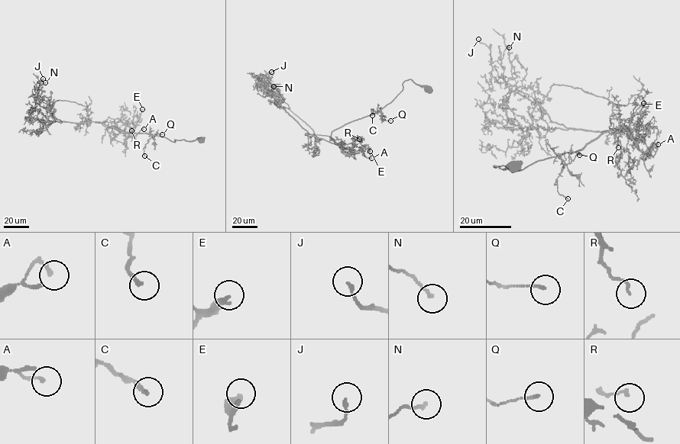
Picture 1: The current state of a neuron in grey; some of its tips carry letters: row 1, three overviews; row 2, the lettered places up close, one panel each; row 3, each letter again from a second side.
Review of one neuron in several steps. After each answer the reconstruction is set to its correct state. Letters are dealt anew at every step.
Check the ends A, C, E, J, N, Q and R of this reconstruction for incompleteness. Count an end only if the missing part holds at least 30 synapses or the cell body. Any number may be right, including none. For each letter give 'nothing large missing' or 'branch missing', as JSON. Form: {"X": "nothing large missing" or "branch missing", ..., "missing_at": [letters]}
{"A": "nothing large missing", "C": "nothing large missing", "E": "nothing large missing", "J": "nothing large missing", "N": "nothing large missing", "Q": "nothing large missing", "R": "nothing large missing", "missing_at": []}

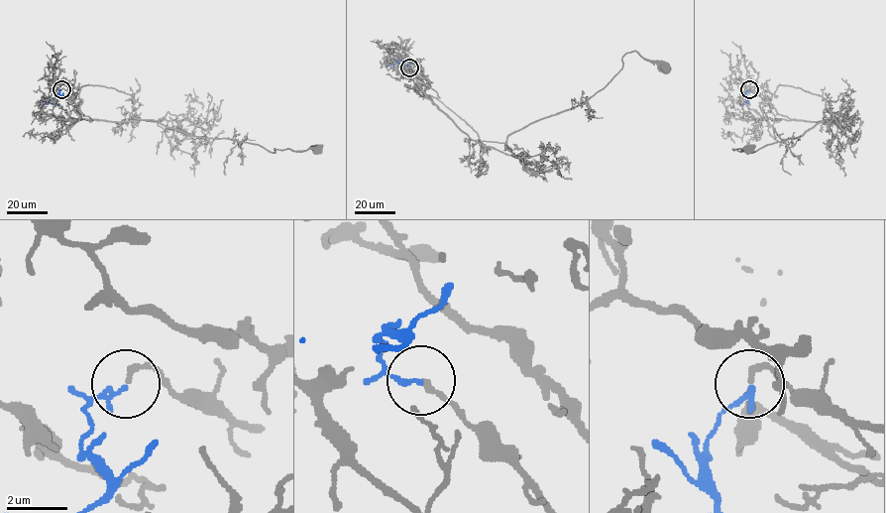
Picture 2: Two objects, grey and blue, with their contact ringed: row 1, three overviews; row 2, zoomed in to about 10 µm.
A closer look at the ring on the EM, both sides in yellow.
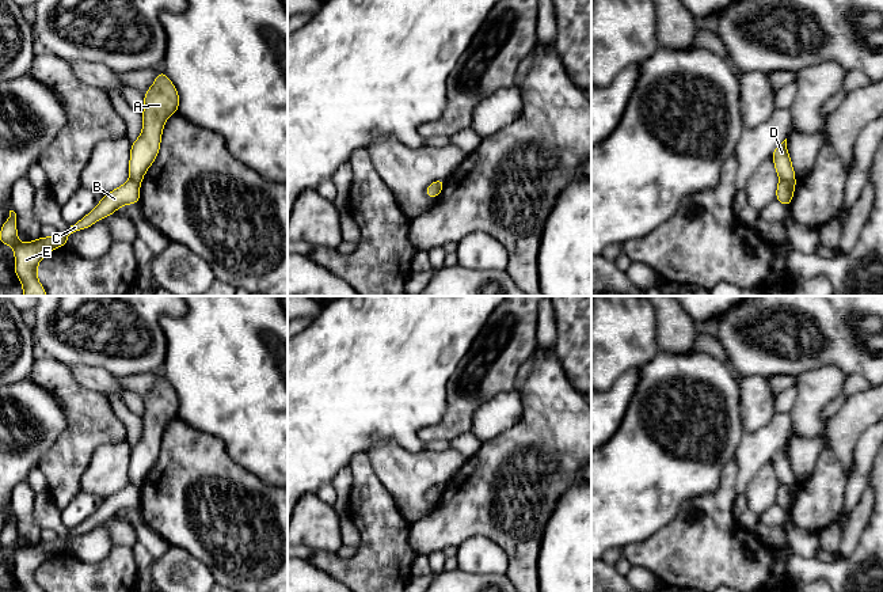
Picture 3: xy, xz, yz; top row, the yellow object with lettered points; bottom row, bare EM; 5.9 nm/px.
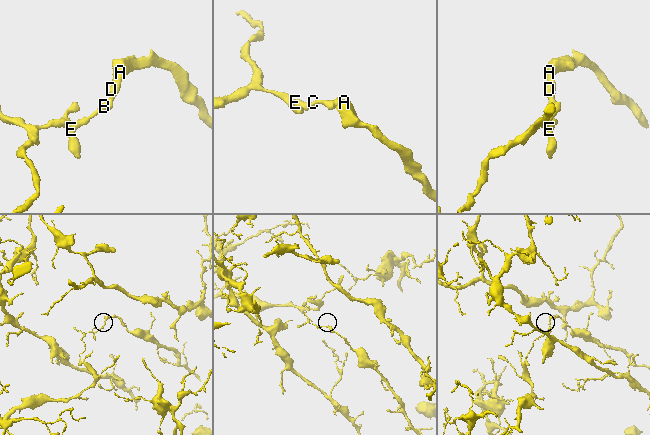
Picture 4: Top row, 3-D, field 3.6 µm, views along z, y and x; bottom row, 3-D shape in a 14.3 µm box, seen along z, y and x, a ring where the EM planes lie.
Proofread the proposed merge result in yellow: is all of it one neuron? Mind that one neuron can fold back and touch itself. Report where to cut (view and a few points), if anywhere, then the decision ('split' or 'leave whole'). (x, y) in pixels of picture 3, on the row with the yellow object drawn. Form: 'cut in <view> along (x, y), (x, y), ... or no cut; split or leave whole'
cut in yz along (794, 178), (780, 181); split

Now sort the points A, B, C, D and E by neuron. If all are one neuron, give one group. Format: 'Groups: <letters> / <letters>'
Groups: A D / B C E

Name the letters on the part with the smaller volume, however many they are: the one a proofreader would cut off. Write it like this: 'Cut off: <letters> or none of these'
Cut off: B, C, E

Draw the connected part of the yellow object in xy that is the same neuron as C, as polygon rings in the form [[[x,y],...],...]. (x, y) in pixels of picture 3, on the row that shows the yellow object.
[[[130,179],[118,189],[104,194],[95,209],[85,215],[80,221],[71,225],[68,232],[58,232],[52,238],[41,236],[28,243],[18,242],[16,213],[9,210],[9,219],[4,221],[0,231],[0,244],[14,247],[15,274],[23,285],[23,296],[46,296],[46,291],[37,277],[38,263],[53,248],[66,246],[71,234],[91,227],[98,220],[115,213],[122,205],[137,202],[140,202],[140,183]]]

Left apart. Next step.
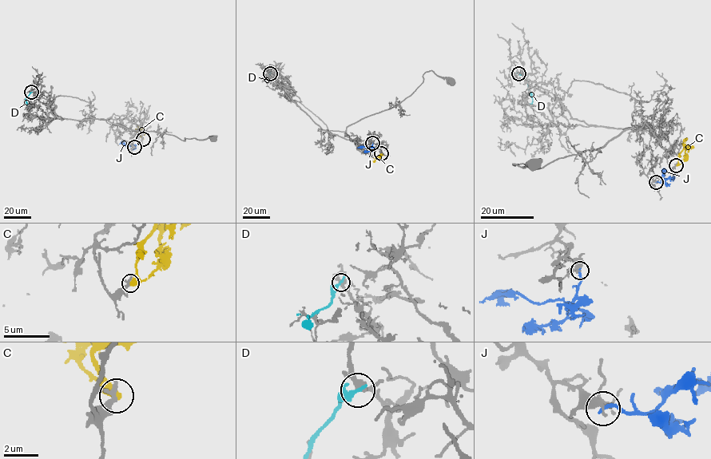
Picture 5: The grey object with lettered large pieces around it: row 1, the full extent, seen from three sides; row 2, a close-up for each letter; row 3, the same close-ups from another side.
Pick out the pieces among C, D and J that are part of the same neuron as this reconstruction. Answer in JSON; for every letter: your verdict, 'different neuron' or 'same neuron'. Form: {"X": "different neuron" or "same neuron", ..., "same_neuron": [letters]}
{"C": "different neuron", "D": "different neuron", "J": "different neuron", "same_neuron": []}

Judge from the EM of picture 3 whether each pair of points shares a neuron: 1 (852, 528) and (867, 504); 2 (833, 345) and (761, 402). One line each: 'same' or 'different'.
1: same
2: different

